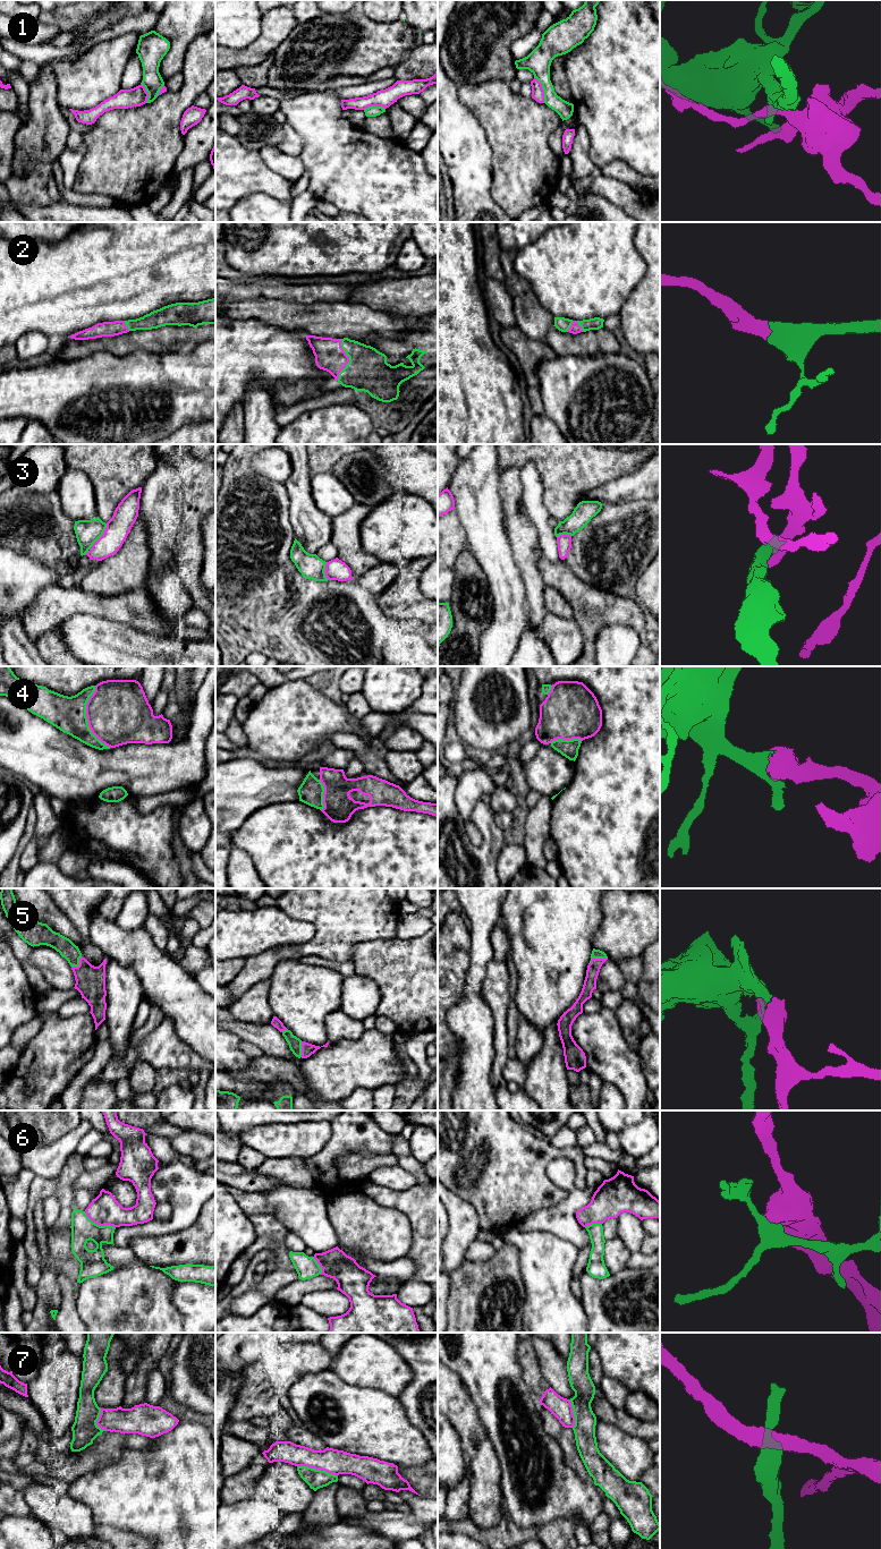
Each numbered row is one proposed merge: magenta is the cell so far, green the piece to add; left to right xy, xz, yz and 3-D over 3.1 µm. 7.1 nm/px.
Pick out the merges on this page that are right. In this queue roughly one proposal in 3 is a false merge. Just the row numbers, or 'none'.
2, 4, 5

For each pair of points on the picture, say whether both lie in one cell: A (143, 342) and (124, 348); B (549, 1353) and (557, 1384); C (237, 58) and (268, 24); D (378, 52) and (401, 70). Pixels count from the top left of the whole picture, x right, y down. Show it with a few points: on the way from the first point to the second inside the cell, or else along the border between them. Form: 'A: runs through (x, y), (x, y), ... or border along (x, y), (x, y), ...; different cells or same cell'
A: runs through (138, 342), (128, 343); same cell
B: runs through (550, 1361), (557, 1376); same cell
C: runs through (247, 57), (268, 34); same cell
D: border along (414, 48), (394, 67); different cells

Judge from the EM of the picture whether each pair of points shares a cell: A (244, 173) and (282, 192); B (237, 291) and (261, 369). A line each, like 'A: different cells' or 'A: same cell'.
A: same cell
B: different cells

